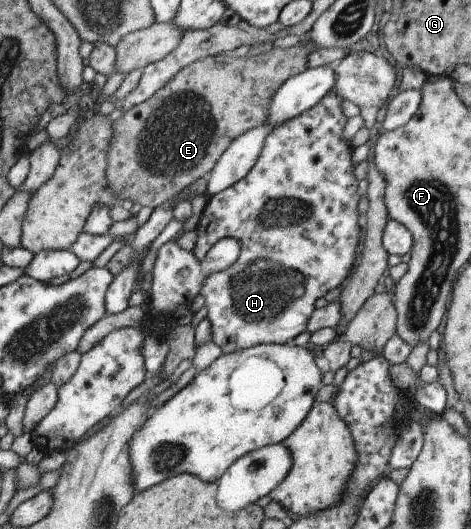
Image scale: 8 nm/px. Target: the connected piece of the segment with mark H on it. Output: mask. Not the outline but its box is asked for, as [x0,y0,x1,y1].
[192,89,359,354]

